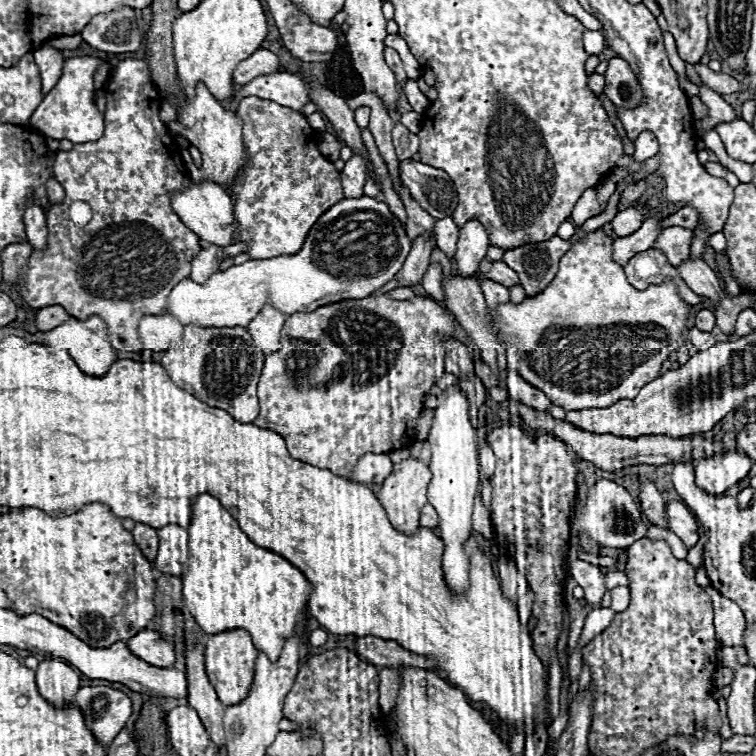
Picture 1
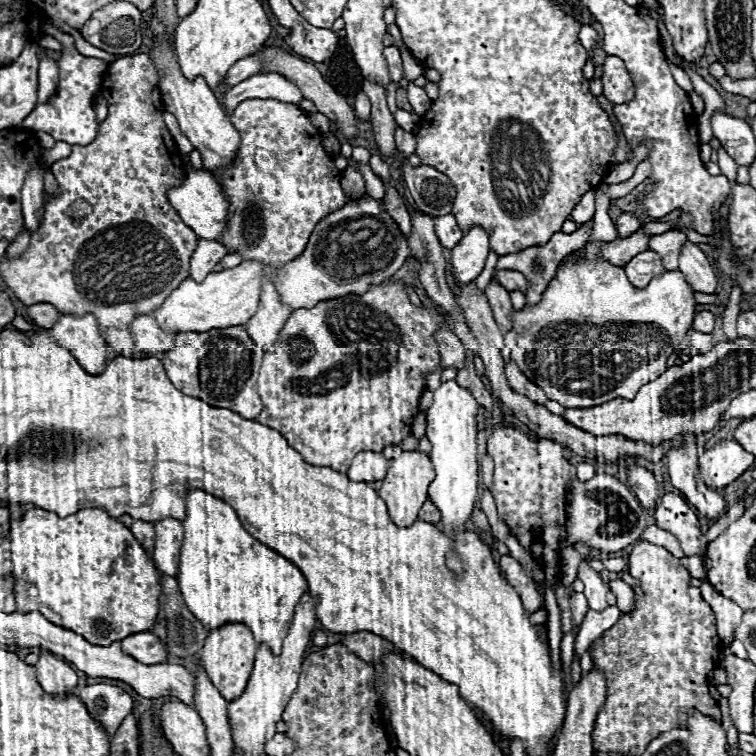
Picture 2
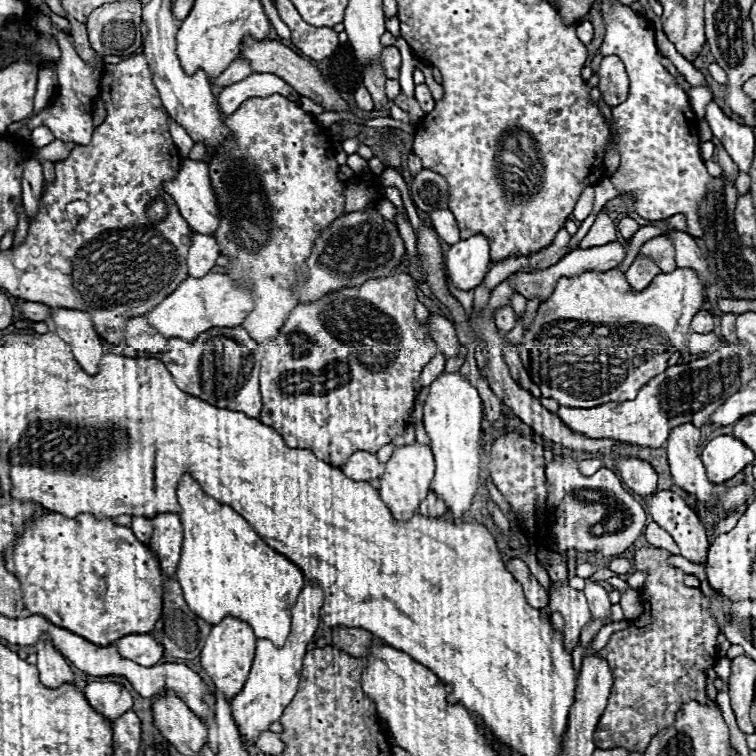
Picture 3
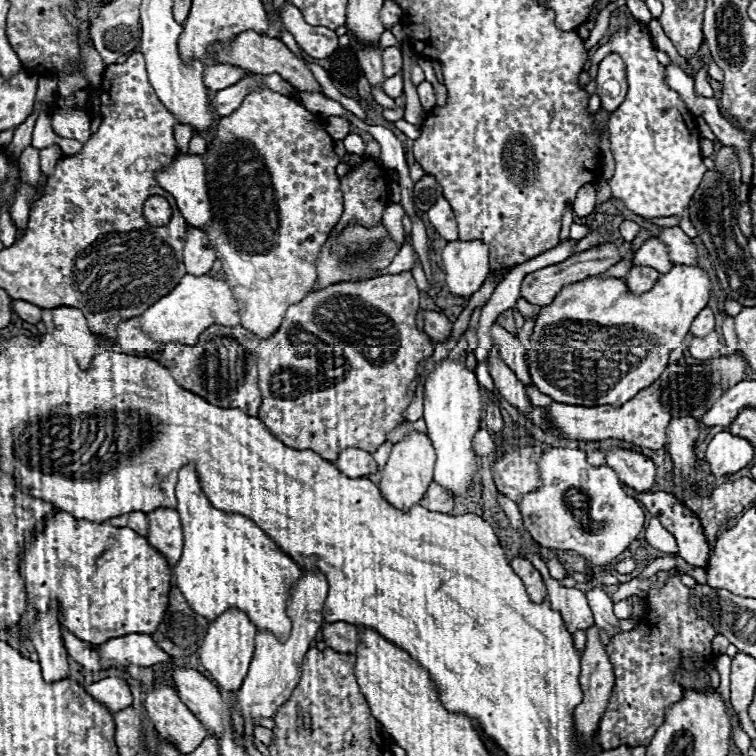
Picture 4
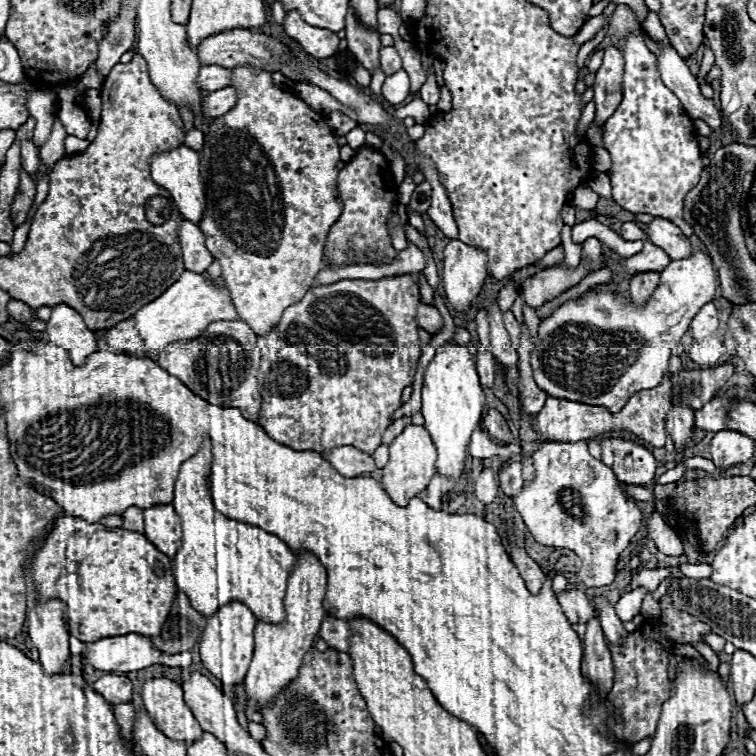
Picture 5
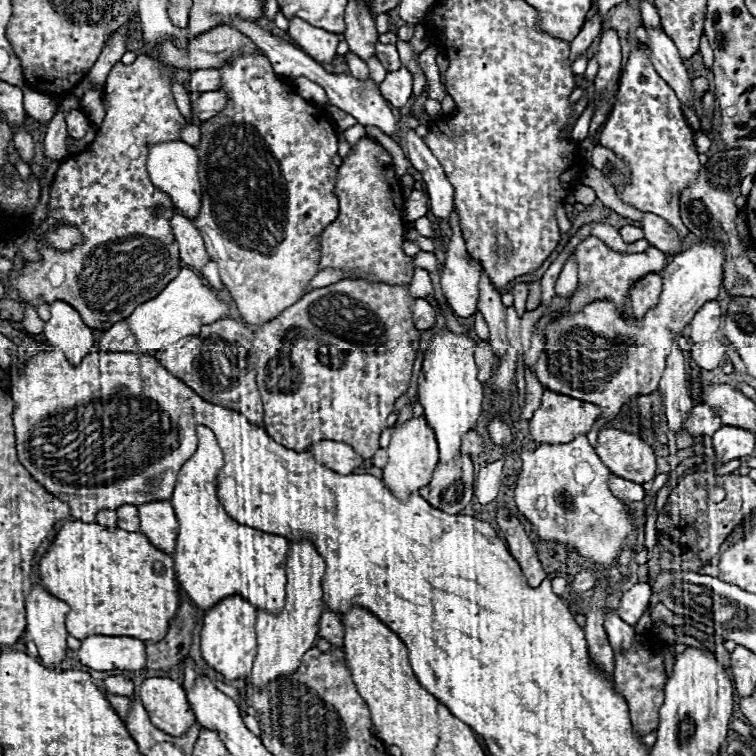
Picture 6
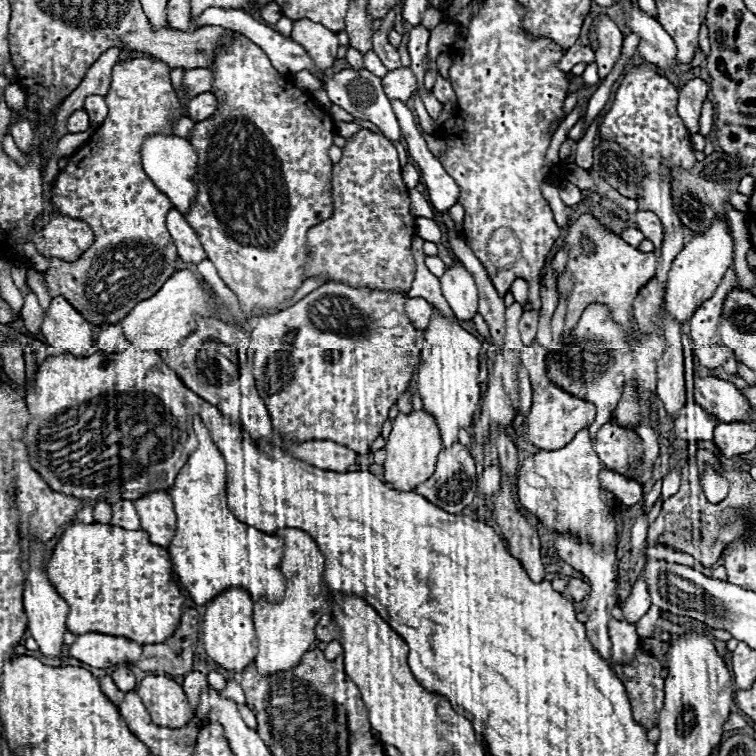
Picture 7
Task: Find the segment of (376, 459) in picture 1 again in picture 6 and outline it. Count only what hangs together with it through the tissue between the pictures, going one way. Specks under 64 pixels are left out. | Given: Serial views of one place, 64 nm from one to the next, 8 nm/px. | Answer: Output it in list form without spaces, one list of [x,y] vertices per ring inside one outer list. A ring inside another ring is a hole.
[[[324,440],[308,446],[304,452],[310,452],[318,464],[328,466],[338,474],[352,474],[362,464],[362,458],[344,442]]]

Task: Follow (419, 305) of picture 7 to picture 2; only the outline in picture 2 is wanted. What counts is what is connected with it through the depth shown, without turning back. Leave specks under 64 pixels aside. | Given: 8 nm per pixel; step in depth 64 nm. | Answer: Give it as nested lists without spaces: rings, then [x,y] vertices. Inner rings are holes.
[[[444,324],[440,326],[440,330],[436,330],[434,334],[436,344],[440,346],[440,354],[442,354],[442,366],[454,366],[454,368],[462,368],[464,366],[464,358],[466,358],[466,350],[460,344],[460,340],[454,336],[454,332]]]

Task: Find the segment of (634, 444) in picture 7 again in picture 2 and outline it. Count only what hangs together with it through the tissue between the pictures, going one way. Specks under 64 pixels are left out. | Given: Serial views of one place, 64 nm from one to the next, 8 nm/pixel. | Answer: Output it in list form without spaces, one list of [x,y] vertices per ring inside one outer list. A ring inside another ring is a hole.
[[[628,466],[628,484],[646,510],[654,510],[660,494],[654,474],[642,466]]]

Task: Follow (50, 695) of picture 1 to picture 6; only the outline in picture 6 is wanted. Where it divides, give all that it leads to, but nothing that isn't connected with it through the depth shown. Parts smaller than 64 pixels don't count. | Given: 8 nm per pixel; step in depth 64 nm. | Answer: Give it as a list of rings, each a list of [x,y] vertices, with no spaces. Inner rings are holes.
[[[34,582],[26,596],[26,616],[28,626],[26,634],[36,642],[42,664],[52,668],[50,664],[62,662],[66,654],[66,636],[68,630],[64,626],[66,614],[70,606],[56,596],[52,596],[40,582]]]

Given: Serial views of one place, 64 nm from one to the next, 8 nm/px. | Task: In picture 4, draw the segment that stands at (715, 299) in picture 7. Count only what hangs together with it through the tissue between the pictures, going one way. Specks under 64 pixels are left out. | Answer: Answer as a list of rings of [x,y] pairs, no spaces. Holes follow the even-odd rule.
[[[706,306],[706,308],[694,318],[694,322],[692,322],[692,326],[690,326],[690,334],[692,334],[694,338],[704,338],[704,336],[708,336],[710,332],[714,332],[714,328],[716,328],[714,312],[712,312],[710,306]]]

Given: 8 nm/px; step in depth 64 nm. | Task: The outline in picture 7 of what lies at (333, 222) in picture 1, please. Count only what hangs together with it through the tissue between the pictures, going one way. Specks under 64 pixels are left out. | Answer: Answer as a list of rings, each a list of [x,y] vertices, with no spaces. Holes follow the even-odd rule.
[[[178,270],[176,274],[172,274],[172,278],[168,278],[168,282],[164,282],[164,286],[152,298],[138,302],[120,320],[120,326],[124,330],[124,338],[128,338],[128,342],[134,348],[144,350],[144,352],[158,352],[162,348],[168,348],[168,344],[180,342],[196,328],[196,322],[194,322],[196,314],[210,318],[206,300],[208,298],[200,288],[198,278],[190,270]]]

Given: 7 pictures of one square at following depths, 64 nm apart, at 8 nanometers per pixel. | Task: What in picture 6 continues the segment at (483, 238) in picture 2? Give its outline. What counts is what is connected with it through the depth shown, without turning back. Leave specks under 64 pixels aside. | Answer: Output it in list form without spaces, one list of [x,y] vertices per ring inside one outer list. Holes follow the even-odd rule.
[[[454,216],[450,220],[452,240],[448,244],[448,258],[440,272],[440,284],[448,306],[458,318],[470,318],[476,312],[478,302],[478,278],[480,266],[468,260],[464,238],[460,232],[460,220]]]

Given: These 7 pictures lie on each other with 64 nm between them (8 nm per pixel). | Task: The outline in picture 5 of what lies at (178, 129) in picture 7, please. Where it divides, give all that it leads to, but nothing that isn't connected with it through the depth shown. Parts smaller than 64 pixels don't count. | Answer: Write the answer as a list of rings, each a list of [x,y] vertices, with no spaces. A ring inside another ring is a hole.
[[[192,128],[192,130],[186,132],[184,144],[186,144],[188,148],[192,148],[192,150],[200,150],[200,148],[202,148],[202,142],[204,142],[204,134],[202,134],[202,130]]]

